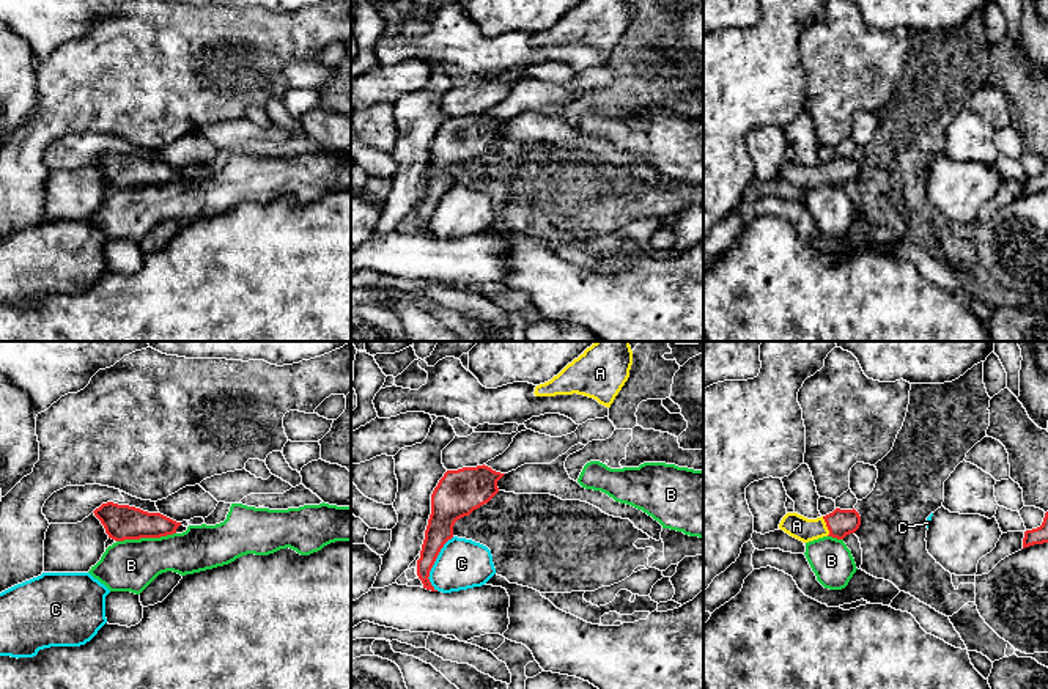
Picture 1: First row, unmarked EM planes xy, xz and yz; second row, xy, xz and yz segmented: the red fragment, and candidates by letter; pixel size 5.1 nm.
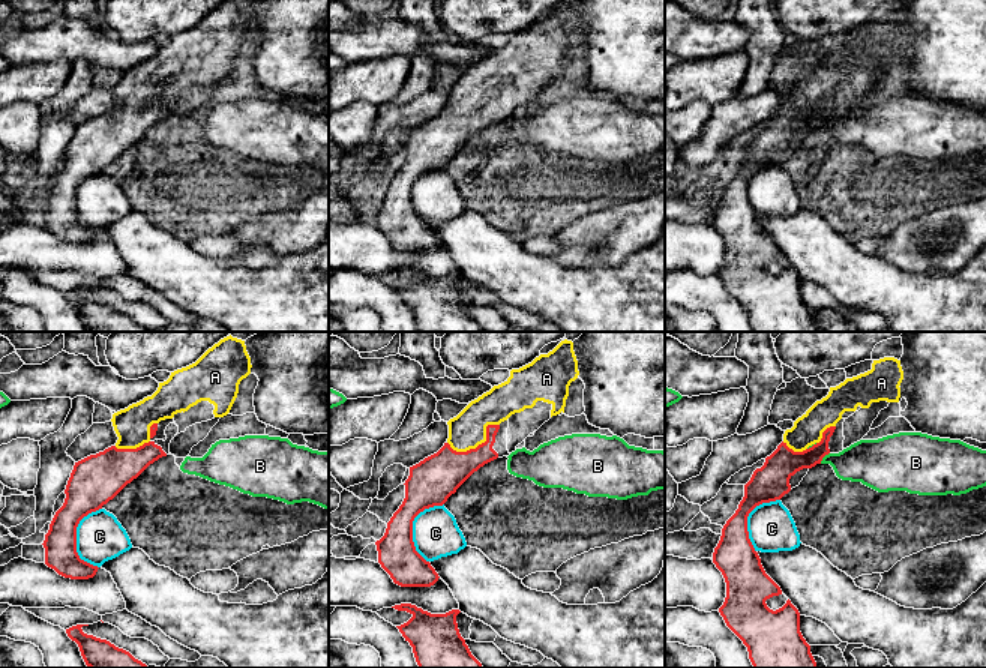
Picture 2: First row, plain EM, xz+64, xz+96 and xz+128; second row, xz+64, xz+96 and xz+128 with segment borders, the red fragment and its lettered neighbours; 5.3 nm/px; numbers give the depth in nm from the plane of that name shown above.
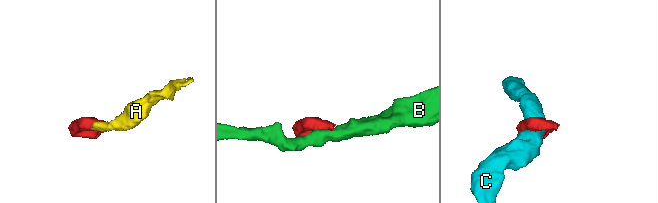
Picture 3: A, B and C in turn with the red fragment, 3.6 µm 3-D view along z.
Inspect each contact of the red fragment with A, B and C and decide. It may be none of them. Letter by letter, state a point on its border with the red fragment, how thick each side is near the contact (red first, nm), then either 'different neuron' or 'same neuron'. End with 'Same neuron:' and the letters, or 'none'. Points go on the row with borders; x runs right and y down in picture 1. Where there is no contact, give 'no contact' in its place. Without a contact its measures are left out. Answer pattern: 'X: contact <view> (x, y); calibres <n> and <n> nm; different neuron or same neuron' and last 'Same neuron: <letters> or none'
A: contact yz (826, 526); calibres 140 and 120 nm; same neuron
B: contact xy (145, 537); calibres 180 and 260 nm; different neuron
C: contact xz (433, 563); calibres 140 and 260 nm; different neuron
Same neuron: A

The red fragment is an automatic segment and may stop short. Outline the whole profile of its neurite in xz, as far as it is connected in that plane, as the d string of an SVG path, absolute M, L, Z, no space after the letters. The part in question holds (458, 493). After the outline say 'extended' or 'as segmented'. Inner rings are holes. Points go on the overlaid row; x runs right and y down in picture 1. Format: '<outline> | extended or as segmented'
M483 464L447 470L439 480L431 494L431 514L417 560L423 588L437 591L428 577L441 549L453 538L455 522L488 503L499 492L497 481L504 475Z | as segmented

